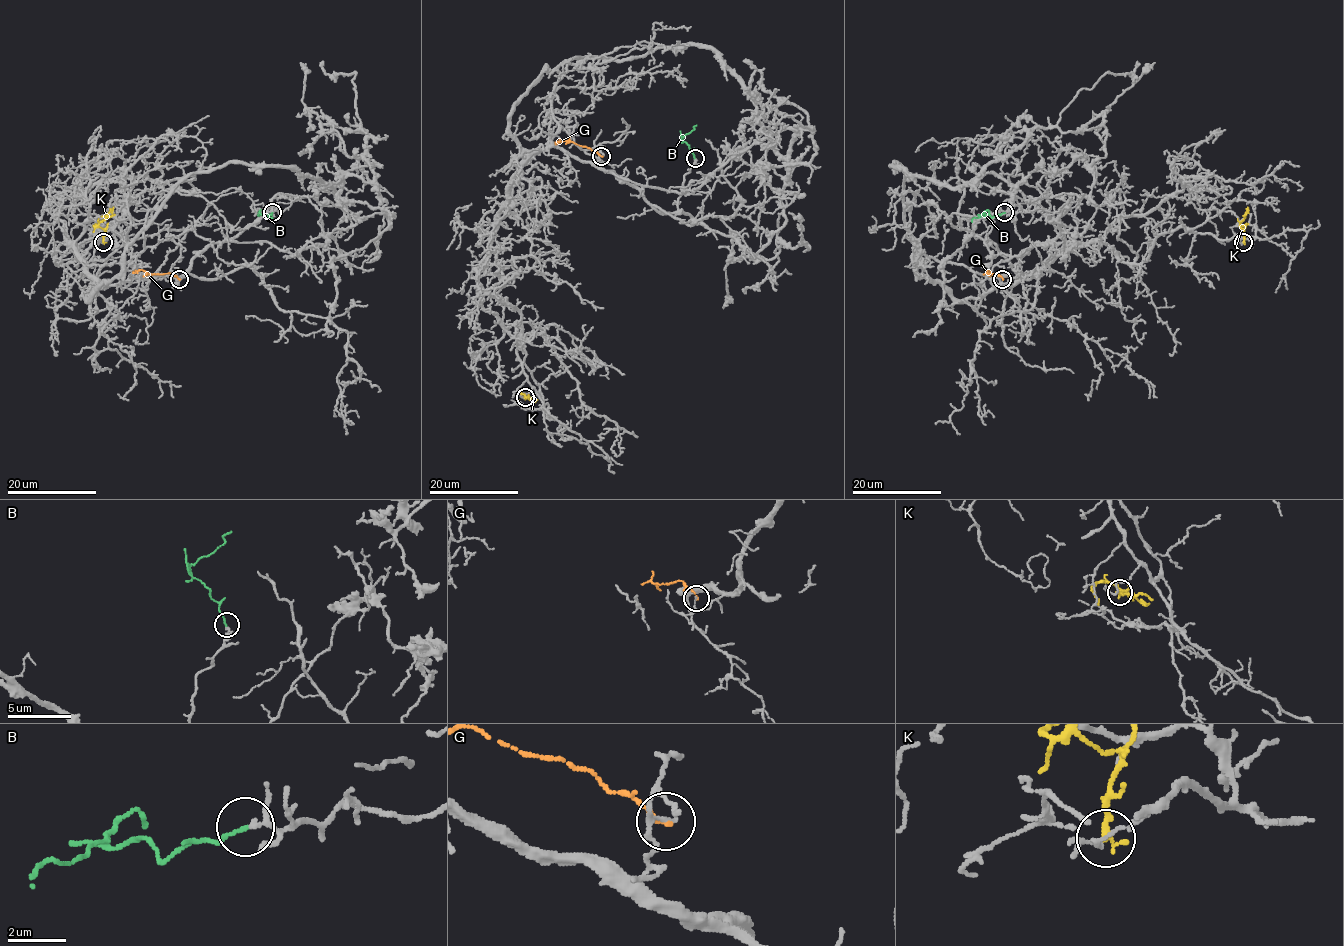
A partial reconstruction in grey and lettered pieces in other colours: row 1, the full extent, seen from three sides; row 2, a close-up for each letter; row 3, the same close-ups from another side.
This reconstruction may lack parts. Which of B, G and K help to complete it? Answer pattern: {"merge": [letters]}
{"merge": ["B"]}

